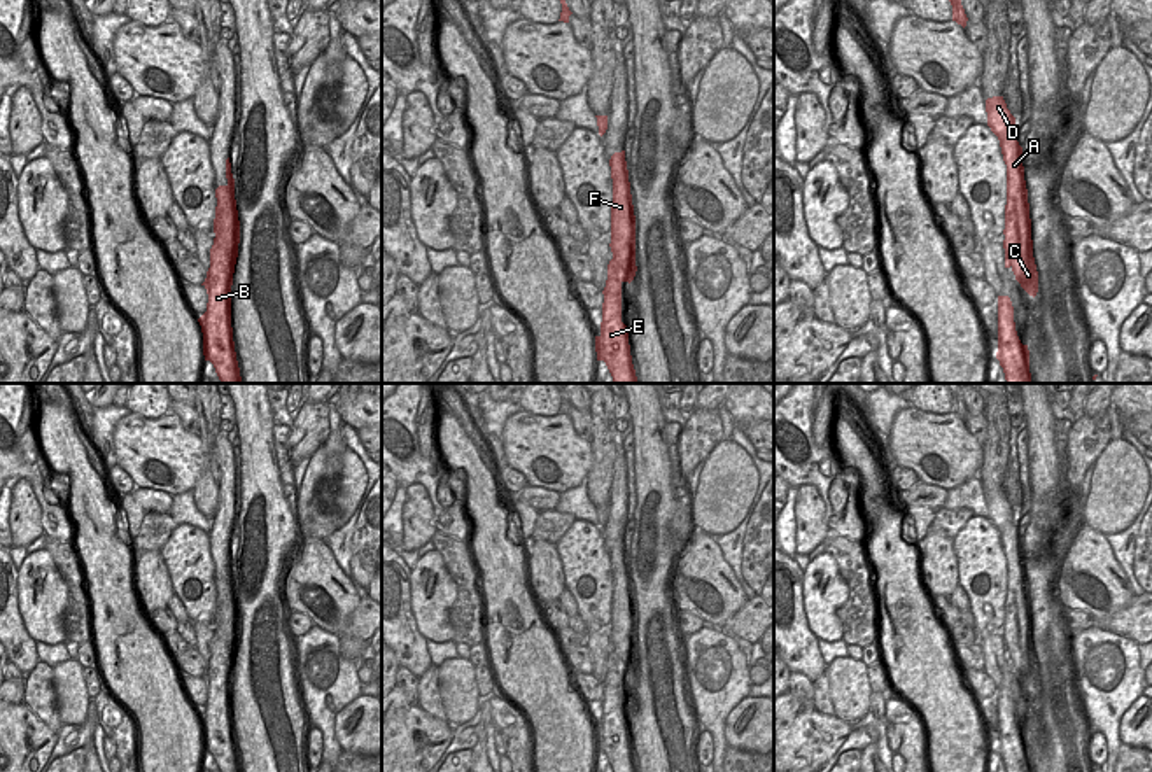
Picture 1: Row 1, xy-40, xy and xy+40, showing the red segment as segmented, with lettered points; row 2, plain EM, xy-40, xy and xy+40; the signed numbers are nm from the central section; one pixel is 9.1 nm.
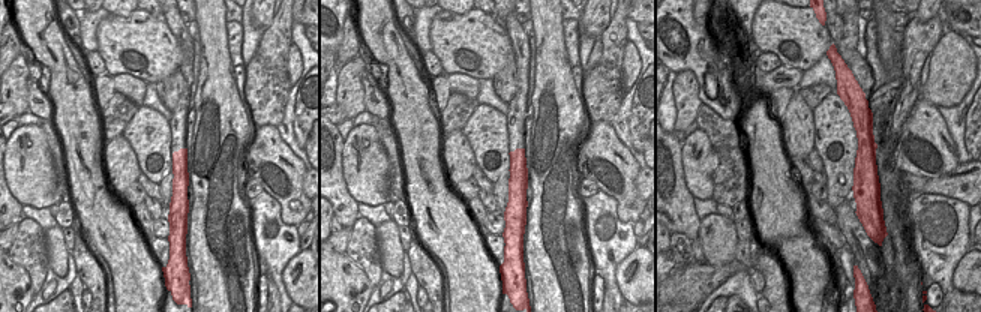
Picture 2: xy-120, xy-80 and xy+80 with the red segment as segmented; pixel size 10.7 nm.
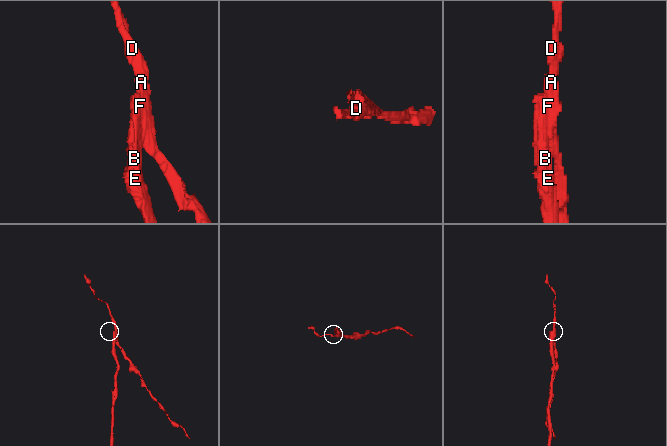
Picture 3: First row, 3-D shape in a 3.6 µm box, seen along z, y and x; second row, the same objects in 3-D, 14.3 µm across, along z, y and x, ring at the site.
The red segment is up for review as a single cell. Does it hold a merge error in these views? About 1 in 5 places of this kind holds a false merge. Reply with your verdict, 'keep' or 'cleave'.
cleave

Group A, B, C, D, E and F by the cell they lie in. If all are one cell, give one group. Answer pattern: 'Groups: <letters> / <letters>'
Groups: A C D F / B E.

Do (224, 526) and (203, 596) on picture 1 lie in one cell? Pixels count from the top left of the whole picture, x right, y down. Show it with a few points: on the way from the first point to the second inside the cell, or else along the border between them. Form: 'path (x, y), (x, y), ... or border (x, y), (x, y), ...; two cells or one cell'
border (207, 534), (214, 582); two cells

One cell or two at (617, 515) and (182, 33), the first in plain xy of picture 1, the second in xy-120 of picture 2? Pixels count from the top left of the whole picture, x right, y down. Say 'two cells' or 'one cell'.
one cell

